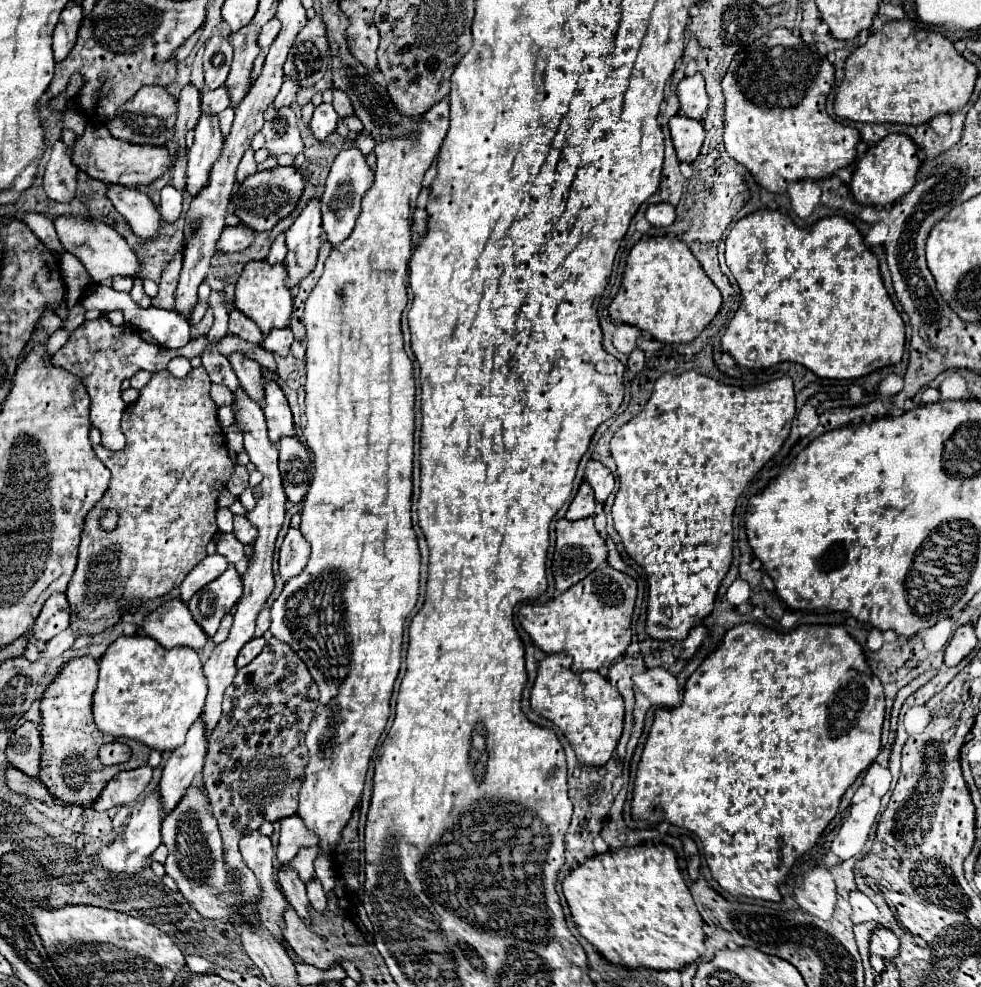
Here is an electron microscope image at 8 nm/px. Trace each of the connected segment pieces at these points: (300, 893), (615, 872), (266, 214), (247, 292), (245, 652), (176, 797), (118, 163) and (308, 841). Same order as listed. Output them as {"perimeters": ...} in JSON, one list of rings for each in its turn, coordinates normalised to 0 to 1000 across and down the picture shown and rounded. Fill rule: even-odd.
{"perimeters":[[[[294,874],[285,878],[285,882],[283,882],[283,895],[285,895],[285,899],[287,899],[294,915],[306,927],[306,931],[312,933],[312,935],[316,935],[316,925],[314,925],[316,913],[314,913],[314,907],[312,907],[312,897],[304,889],[304,884],[300,884],[300,880],[294,878]]],[[[648,856],[606,866],[597,870],[595,876],[581,882],[573,895],[573,901],[591,947],[601,953],[620,976],[642,982],[659,980],[669,984],[695,984],[720,964],[720,947],[716,943],[718,933],[693,887],[689,866],[681,856]]],[[[279,169],[275,173],[267,173],[267,175],[259,175],[255,179],[251,179],[251,183],[247,187],[241,189],[241,200],[236,202],[236,210],[239,210],[239,218],[245,220],[245,224],[259,232],[259,234],[275,234],[285,222],[294,220],[310,194],[310,179],[308,173],[302,169]]],[[[253,264],[249,275],[245,277],[245,283],[241,285],[241,297],[239,297],[239,311],[253,319],[269,339],[273,339],[279,331],[294,331],[296,317],[298,317],[298,299],[292,293],[292,271],[290,268],[275,268],[273,264]]],[[[263,645],[263,647],[257,647],[257,649],[253,649],[249,656],[247,656],[247,660],[245,660],[245,664],[243,664],[243,668],[241,668],[241,676],[243,678],[247,678],[249,674],[253,674],[265,660],[267,660],[267,656],[271,653],[271,649],[269,649],[269,645]]],[[[202,728],[194,737],[190,745],[190,753],[177,759],[167,775],[165,789],[161,793],[161,805],[165,812],[167,828],[179,820],[181,812],[186,812],[190,799],[198,793],[200,785],[206,783],[208,767],[210,767],[208,735],[206,728]]],[[[88,127],[84,139],[77,141],[73,149],[73,163],[75,167],[90,175],[96,181],[106,183],[108,187],[153,187],[159,183],[169,171],[177,167],[177,159],[171,155],[169,149],[153,149],[153,147],[137,147],[122,141],[116,141],[106,127]]],[[[304,826],[292,828],[290,832],[285,832],[285,860],[302,860],[306,856],[306,860],[310,858],[320,858],[324,856],[324,846],[320,846],[310,832]]]]}

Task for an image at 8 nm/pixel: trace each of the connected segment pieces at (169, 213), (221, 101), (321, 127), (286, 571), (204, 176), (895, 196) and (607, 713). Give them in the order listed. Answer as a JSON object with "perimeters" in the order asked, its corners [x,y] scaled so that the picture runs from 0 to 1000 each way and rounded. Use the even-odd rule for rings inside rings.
{"perimeters":[[[[169,187],[165,191],[165,204],[163,204],[163,218],[169,226],[177,226],[181,218],[186,218],[186,196],[177,191],[175,187]]],[[[228,86],[220,92],[206,92],[206,114],[224,114],[234,106],[234,98],[230,96]]],[[[328,104],[320,110],[316,131],[318,131],[318,137],[326,145],[332,145],[334,137],[338,137],[343,133],[343,127],[345,127],[345,114],[340,112],[340,108],[336,104]]],[[[296,536],[287,554],[285,554],[285,583],[290,589],[302,585],[310,574],[316,564],[316,552],[308,544],[306,536]]],[[[206,117],[200,127],[200,141],[192,153],[192,169],[190,169],[190,194],[194,200],[200,200],[204,191],[214,183],[214,167],[222,163],[222,155],[226,155],[226,137],[222,131],[220,117]]],[[[905,137],[895,147],[887,147],[881,159],[875,161],[873,171],[869,175],[866,194],[871,202],[879,208],[905,208],[924,198],[934,181],[938,163],[934,159],[936,149],[928,143],[926,137]]],[[[575,662],[557,664],[550,670],[540,702],[540,716],[550,726],[563,730],[577,745],[589,771],[595,775],[618,775],[632,751],[636,710],[630,698],[626,698],[610,680],[585,682],[581,678],[581,666]]]]}

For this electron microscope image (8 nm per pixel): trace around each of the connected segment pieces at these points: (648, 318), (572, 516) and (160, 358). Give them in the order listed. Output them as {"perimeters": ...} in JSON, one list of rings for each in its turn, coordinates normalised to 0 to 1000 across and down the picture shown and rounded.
{"perimeters":[[[[663,240],[642,252],[630,299],[620,315],[624,325],[661,335],[675,348],[703,348],[730,321],[734,309],[732,291],[716,277],[712,262],[695,242]]],[[[593,489],[585,508],[581,510],[579,514],[579,520],[577,520],[577,526],[579,528],[587,528],[587,526],[597,526],[597,524],[603,524],[606,522],[606,514],[608,514],[608,508],[606,508],[606,497],[599,489]]],[[[102,321],[98,325],[86,325],[84,331],[80,331],[69,348],[55,358],[53,366],[55,370],[75,378],[80,384],[84,384],[86,392],[90,394],[90,400],[94,404],[92,412],[92,425],[98,435],[104,439],[104,451],[112,457],[122,457],[128,449],[126,439],[122,435],[122,425],[128,414],[128,408],[124,406],[124,386],[135,382],[139,376],[149,374],[149,376],[165,376],[173,368],[173,364],[186,360],[186,362],[202,362],[210,354],[210,341],[196,343],[188,354],[169,354],[157,348],[149,348],[139,335],[130,333],[128,329],[116,331],[110,327],[108,321]]]]}

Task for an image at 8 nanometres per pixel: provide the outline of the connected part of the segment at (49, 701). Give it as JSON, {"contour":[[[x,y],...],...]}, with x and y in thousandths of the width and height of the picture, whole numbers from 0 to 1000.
{"contour":[[[94,664],[71,668],[61,682],[53,688],[53,692],[43,702],[41,724],[43,724],[43,771],[39,789],[51,801],[53,807],[63,812],[63,816],[94,816],[106,795],[116,789],[122,781],[133,781],[151,773],[153,759],[143,751],[126,749],[126,753],[135,759],[135,769],[126,773],[126,777],[106,777],[100,769],[100,759],[106,753],[118,751],[116,745],[102,743],[94,730],[94,702],[100,690],[100,668]]]}

